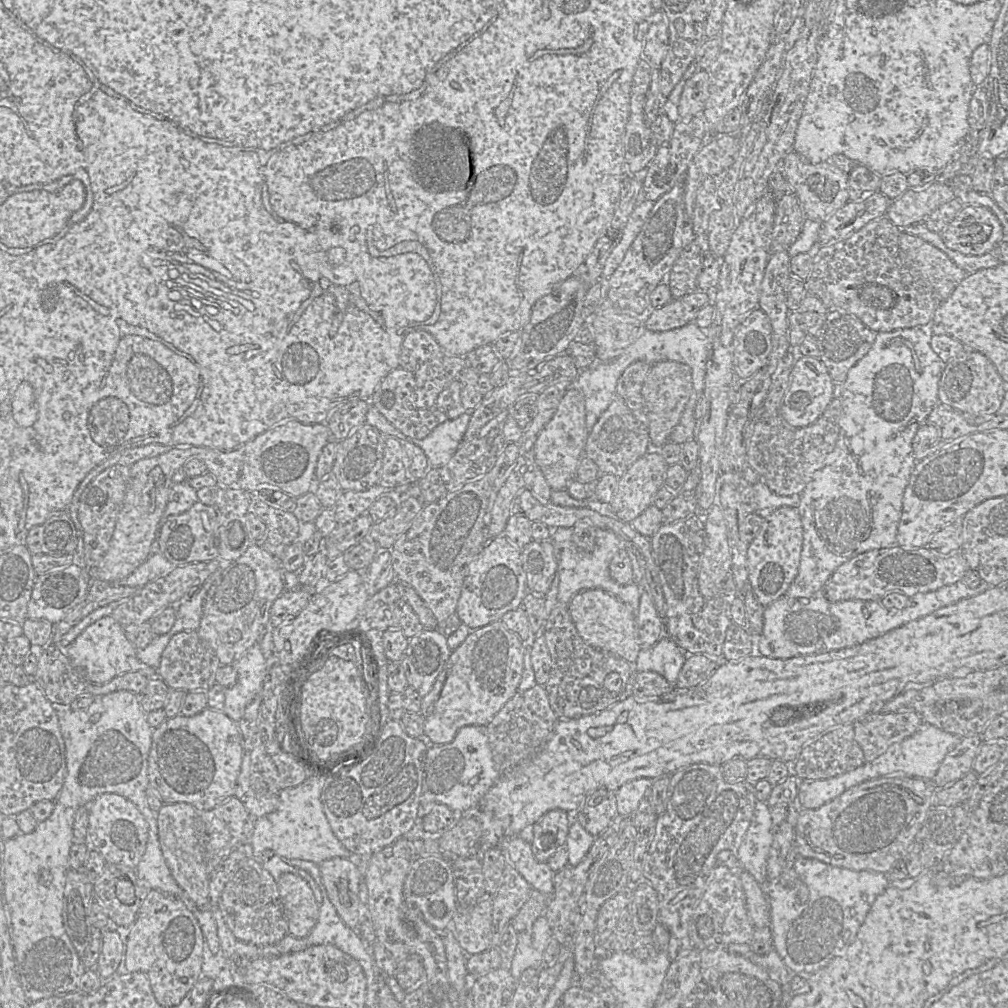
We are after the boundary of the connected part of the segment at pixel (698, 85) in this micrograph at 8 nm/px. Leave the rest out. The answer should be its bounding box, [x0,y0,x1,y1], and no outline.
[678,70,709,118]

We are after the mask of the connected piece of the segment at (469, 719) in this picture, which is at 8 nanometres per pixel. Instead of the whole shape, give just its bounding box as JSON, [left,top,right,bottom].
[420,620,524,745]

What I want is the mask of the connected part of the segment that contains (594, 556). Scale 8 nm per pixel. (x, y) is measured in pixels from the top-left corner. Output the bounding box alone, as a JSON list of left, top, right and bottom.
[550,527,625,605]

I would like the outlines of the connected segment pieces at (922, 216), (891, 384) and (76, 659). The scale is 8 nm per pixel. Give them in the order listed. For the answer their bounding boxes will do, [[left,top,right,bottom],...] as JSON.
[[886,180,953,227],[743,326,993,659],[66,616,159,684]]

